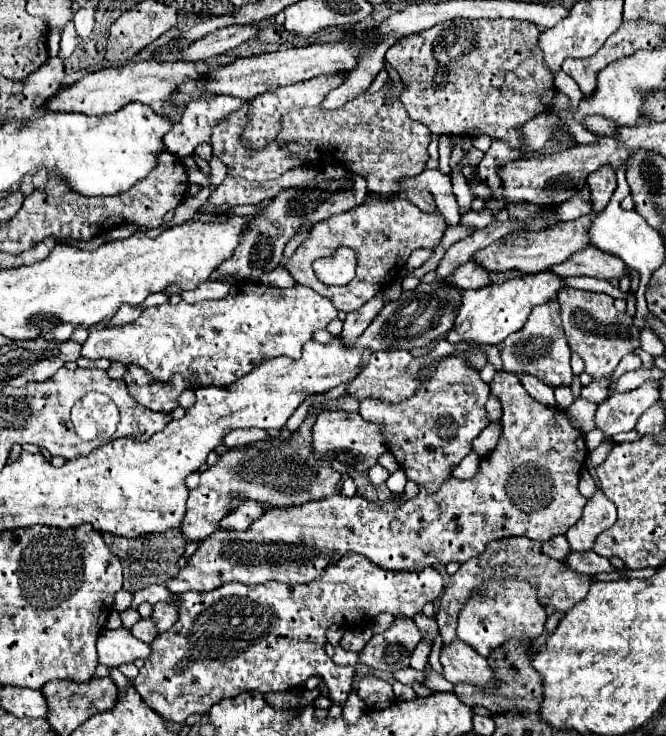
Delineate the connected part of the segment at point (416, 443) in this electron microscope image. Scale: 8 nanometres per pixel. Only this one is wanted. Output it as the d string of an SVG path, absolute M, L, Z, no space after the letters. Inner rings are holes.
M457 356L441 360L437 370L421 384L417 394L399 404L363 400L359 414L369 422L385 424L389 450L403 468L407 480L423 486L429 494L437 492L451 478L453 468L473 450L473 440L489 426L485 402L489 386Z

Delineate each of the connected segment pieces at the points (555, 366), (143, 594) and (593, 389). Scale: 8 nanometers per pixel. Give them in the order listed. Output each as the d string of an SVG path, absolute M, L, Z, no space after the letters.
M551 300L549 304L541 304L535 306L533 312L529 314L525 326L511 334L503 344L501 344L501 358L503 358L503 366L507 372L529 372L533 376L537 376L539 380L543 380L547 386L557 388L557 386L567 386L573 380L573 372L569 366L569 344L567 338L563 334L563 326L561 326L561 316L559 316L559 302Z
M153 584L153 586L145 588L145 590L139 590L139 592L133 596L133 604L131 604L130 607L136 610L143 602L157 604L157 602L171 602L171 598L173 598L173 594L171 594L165 586Z
M609 374L609 376L603 376L603 378L599 378L599 380L593 380L589 386L585 386L585 388L581 390L581 396L587 398L587 400L591 400L591 402L595 402L595 404L601 404L603 398L607 396L607 386L609 386L609 382L611 382L611 374Z

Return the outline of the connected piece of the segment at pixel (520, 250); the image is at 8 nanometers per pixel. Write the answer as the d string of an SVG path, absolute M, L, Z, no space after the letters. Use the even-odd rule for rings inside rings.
M581 216L571 222L557 222L541 232L513 232L513 236L505 236L505 240L499 240L497 244L491 244L489 248L483 248L481 252L473 254L471 262L485 268L487 272L507 272L507 270L517 270L521 274L545 272L553 264L561 264L571 254L589 246L587 240L589 224L591 216Z

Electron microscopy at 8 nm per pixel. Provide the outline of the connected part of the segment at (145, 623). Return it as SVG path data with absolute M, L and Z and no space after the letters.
M141 618L141 620L131 628L131 634L133 634L135 638L151 644L151 642L157 638L159 632L157 632L157 626L153 624L151 618Z

